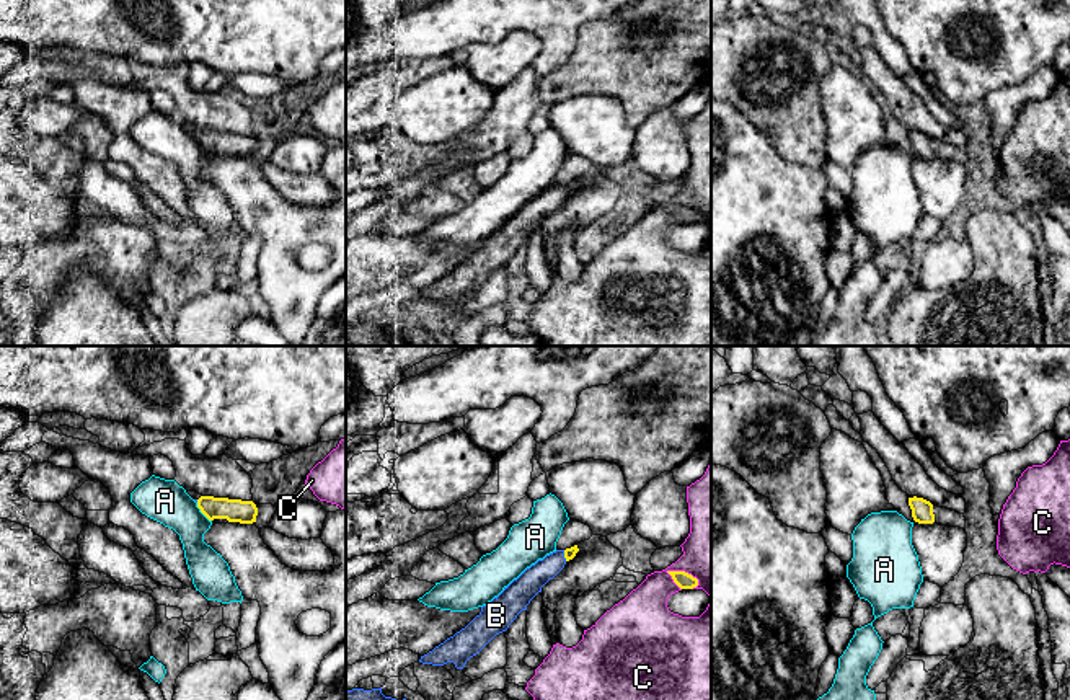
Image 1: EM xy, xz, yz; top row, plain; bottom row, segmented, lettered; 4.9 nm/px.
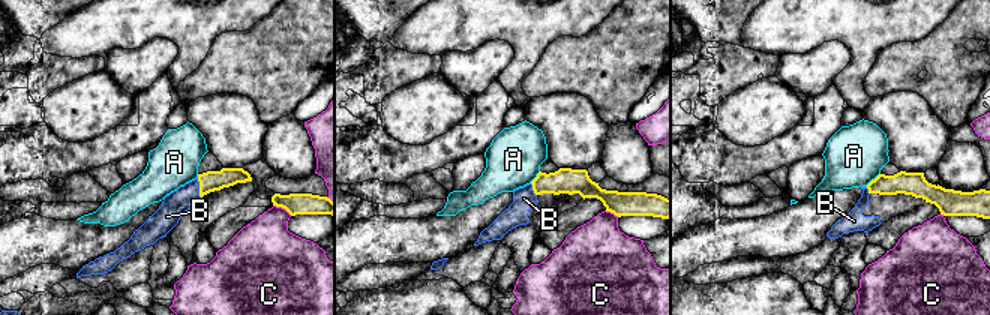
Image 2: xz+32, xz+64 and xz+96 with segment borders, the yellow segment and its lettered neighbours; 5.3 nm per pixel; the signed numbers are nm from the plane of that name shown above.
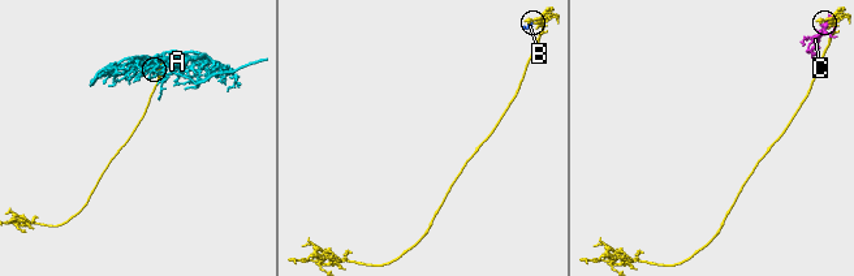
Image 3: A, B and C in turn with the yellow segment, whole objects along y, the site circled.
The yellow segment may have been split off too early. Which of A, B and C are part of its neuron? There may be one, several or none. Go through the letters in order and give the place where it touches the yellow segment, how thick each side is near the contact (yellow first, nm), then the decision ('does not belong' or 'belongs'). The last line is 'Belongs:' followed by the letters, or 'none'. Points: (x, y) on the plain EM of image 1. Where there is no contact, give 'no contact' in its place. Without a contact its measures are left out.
A: xy (203, 147) | 110/220 nm | does not belong
B: xz (565, 190) | 60/120 nm | belongs
C: xz (684, 206) | 80/280 nm | does not belong
Belongs: B

